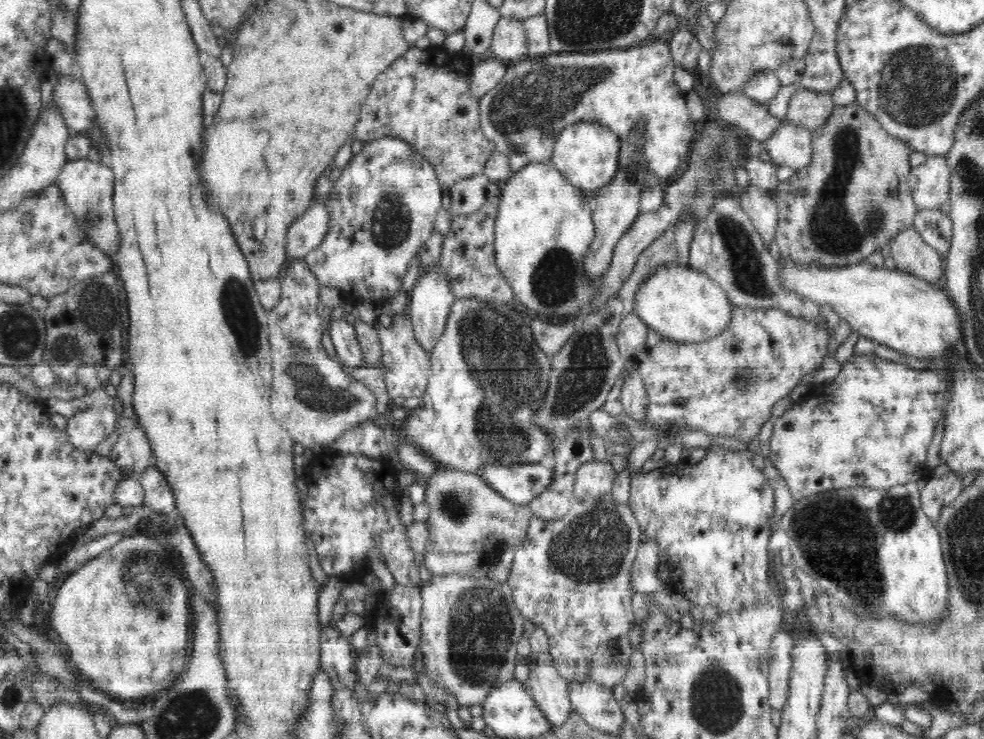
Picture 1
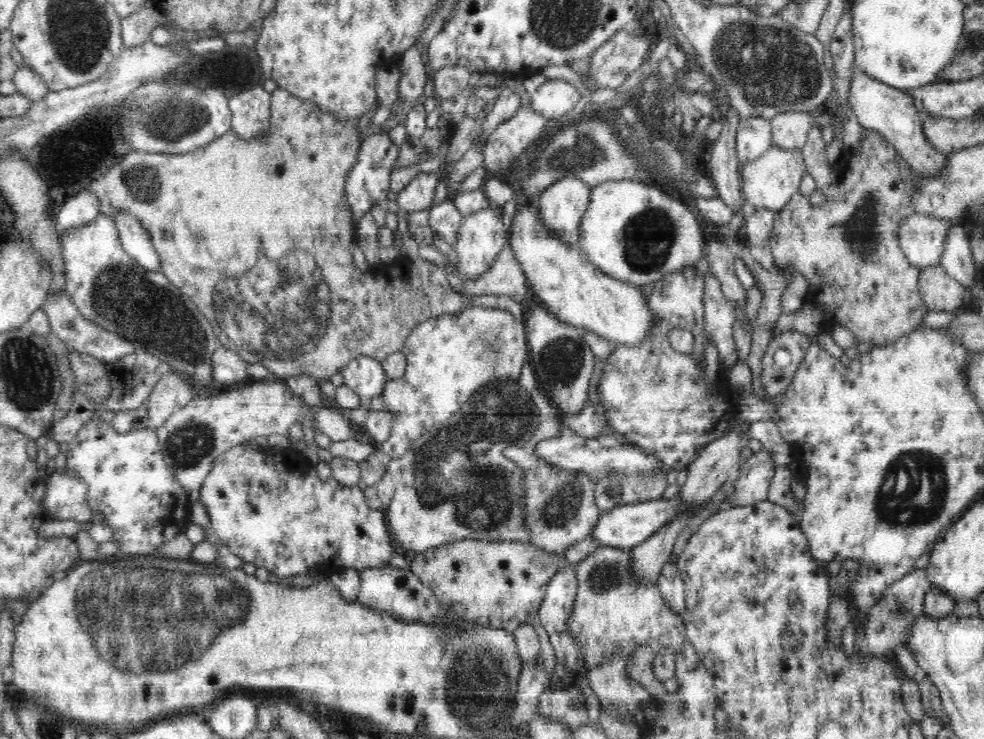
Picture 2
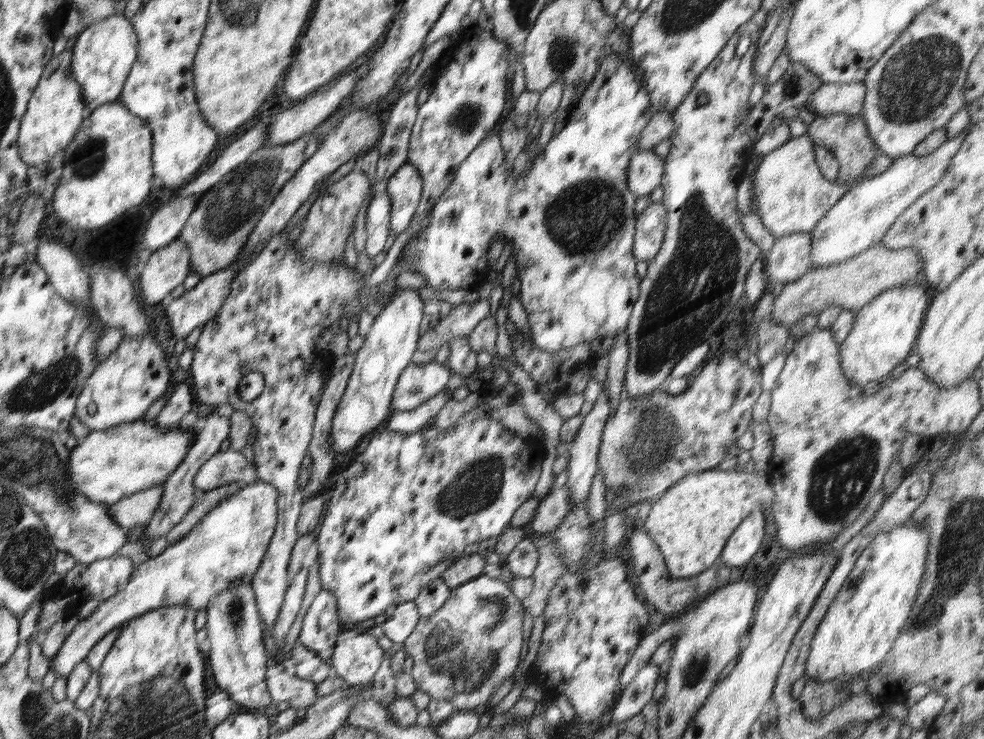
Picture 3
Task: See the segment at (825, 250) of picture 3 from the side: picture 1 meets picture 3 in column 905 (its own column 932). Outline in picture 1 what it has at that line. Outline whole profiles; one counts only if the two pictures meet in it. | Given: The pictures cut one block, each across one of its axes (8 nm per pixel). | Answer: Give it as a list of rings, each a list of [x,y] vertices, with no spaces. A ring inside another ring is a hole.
[[[927,156],[924,165],[911,168],[908,185],[917,210],[938,210],[949,203],[950,175],[944,156]]]

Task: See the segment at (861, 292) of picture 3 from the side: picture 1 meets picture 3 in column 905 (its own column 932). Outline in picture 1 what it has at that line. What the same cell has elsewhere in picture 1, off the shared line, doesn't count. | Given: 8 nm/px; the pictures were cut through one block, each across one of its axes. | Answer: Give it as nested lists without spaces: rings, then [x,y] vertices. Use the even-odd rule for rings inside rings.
[[[912,226],[898,232],[890,242],[890,256],[902,272],[934,284],[944,274],[944,257],[922,239]]]

